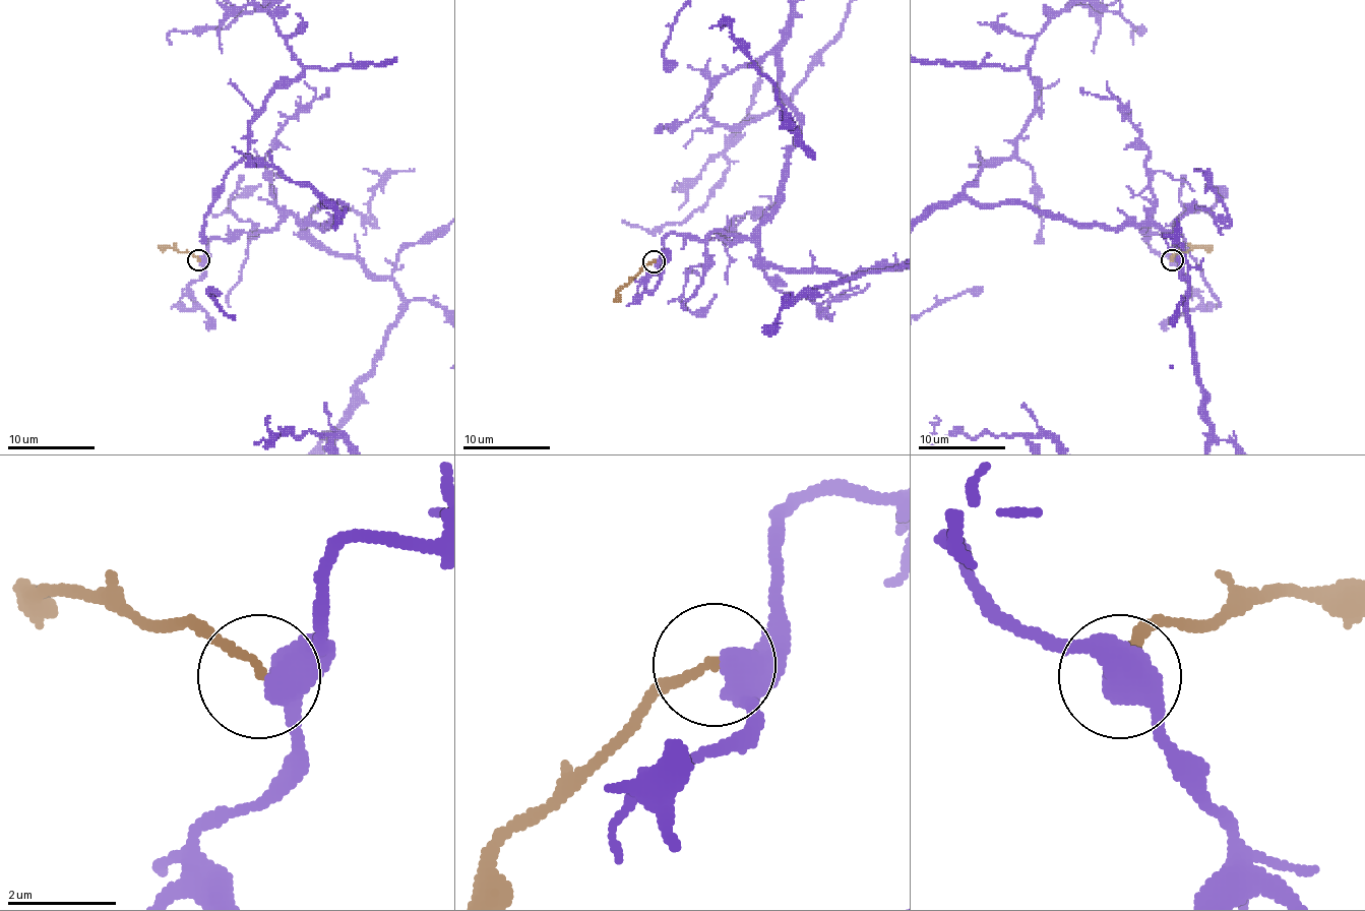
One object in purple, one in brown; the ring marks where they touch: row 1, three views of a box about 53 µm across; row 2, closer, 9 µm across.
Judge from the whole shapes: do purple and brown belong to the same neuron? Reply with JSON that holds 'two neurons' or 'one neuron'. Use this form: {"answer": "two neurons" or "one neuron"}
{"answer": "one neuron"}

